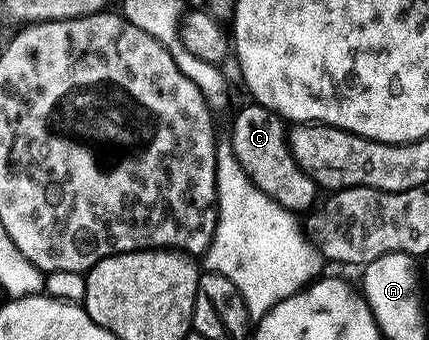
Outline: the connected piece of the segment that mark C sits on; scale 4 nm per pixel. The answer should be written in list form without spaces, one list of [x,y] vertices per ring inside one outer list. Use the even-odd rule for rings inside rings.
[[[249,105],[235,116],[234,127],[228,135],[232,152],[236,160],[240,160],[240,168],[244,168],[248,180],[252,180],[252,184],[256,184],[256,188],[260,188],[264,196],[276,200],[276,204],[280,204],[285,210],[309,211],[319,201],[320,187],[314,183],[312,176],[301,170],[300,164],[295,162],[290,151],[287,123],[267,106]]]

